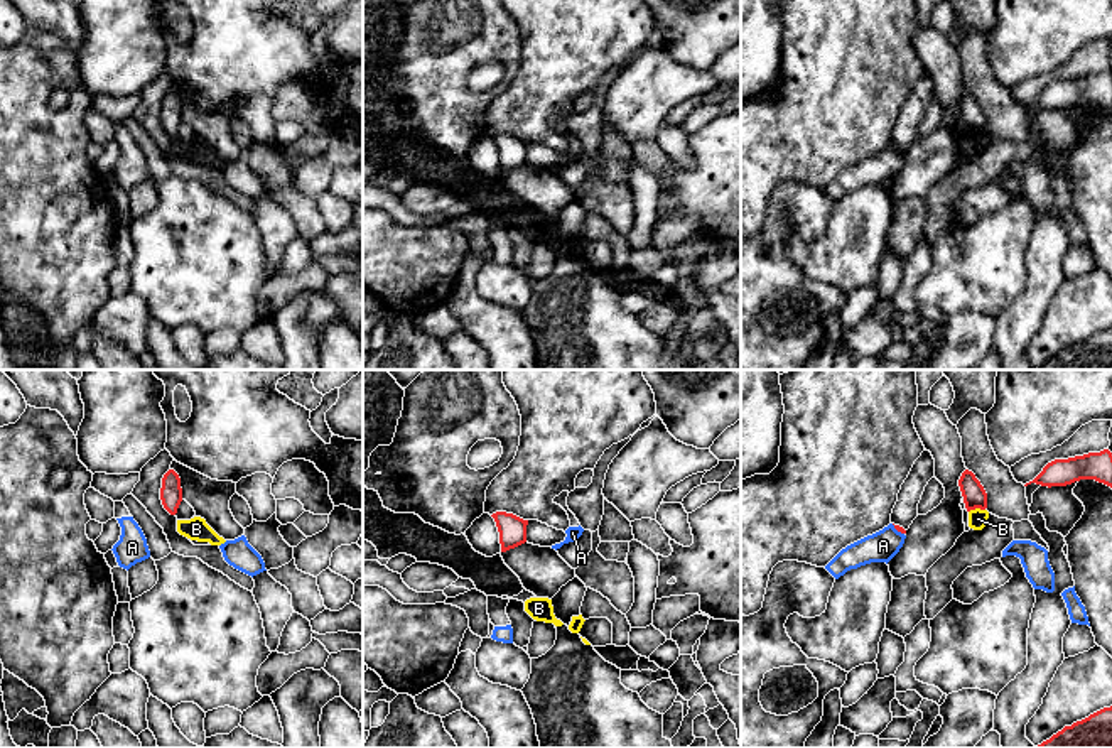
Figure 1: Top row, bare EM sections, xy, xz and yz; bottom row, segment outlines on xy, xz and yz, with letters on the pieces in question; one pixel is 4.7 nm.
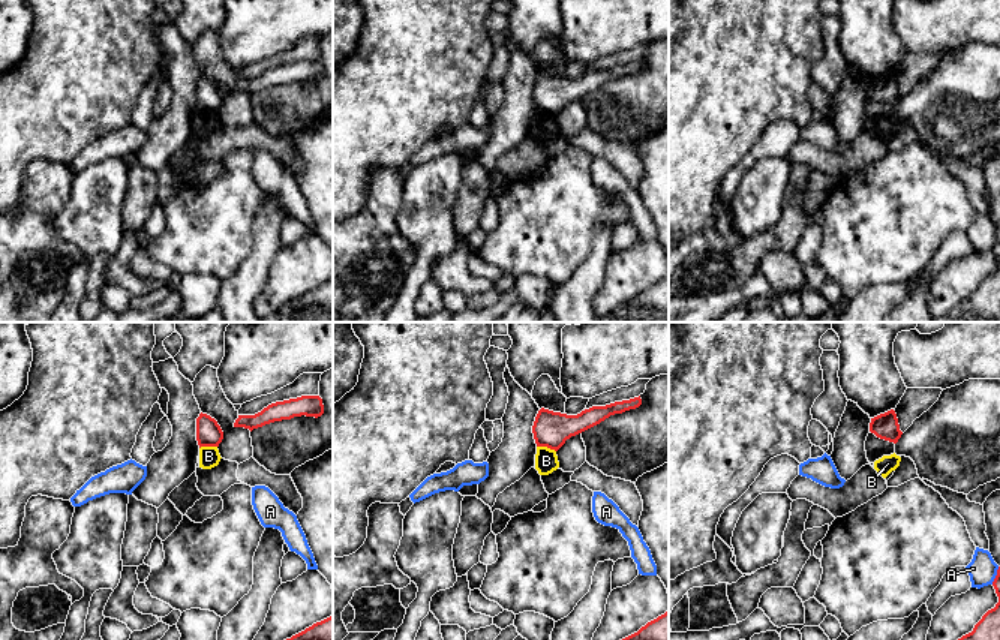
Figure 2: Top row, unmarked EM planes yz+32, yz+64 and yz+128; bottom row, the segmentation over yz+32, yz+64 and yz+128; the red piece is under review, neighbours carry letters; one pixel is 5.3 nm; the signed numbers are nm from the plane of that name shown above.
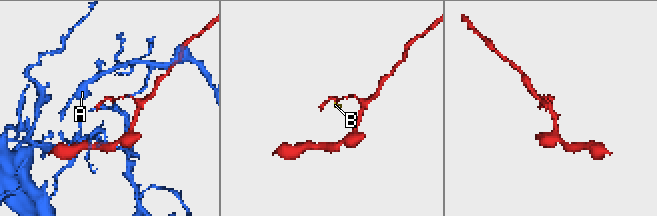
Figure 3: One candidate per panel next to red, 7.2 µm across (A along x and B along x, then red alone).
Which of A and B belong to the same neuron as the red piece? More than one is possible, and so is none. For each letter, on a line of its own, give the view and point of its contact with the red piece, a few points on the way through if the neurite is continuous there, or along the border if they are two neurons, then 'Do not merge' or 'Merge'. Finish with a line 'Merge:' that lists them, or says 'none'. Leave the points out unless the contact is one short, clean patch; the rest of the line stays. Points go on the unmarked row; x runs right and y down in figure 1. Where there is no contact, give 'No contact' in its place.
A: Touches red at yz (898, 152). Do not merge
B: Touches red at yz (976, 129). Boundary: yz (984, 130), (972, 130), (969, 134). Do not merge
Merge: none

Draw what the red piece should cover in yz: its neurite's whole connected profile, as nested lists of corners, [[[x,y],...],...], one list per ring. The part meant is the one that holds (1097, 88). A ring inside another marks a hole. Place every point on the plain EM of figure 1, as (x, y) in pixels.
[[[1088,74],[1068,81],[1055,81],[1024,108],[1036,105],[1041,108],[1066,108],[1080,101],[1095,101],[1112,110],[1112,74]]]

